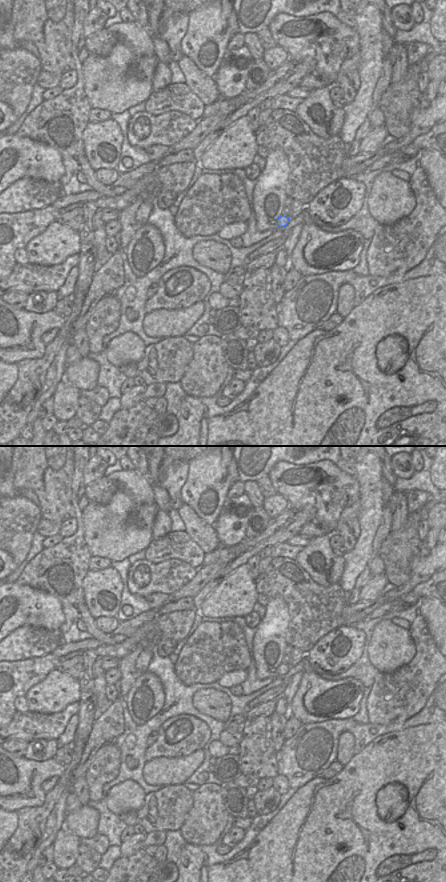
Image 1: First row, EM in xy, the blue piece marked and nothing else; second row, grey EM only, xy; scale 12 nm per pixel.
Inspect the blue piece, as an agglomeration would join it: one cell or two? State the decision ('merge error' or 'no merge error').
no merge error

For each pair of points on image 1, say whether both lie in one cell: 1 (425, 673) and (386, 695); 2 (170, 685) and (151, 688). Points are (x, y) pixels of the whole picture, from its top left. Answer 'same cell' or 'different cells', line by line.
1: same cell
2: different cells

